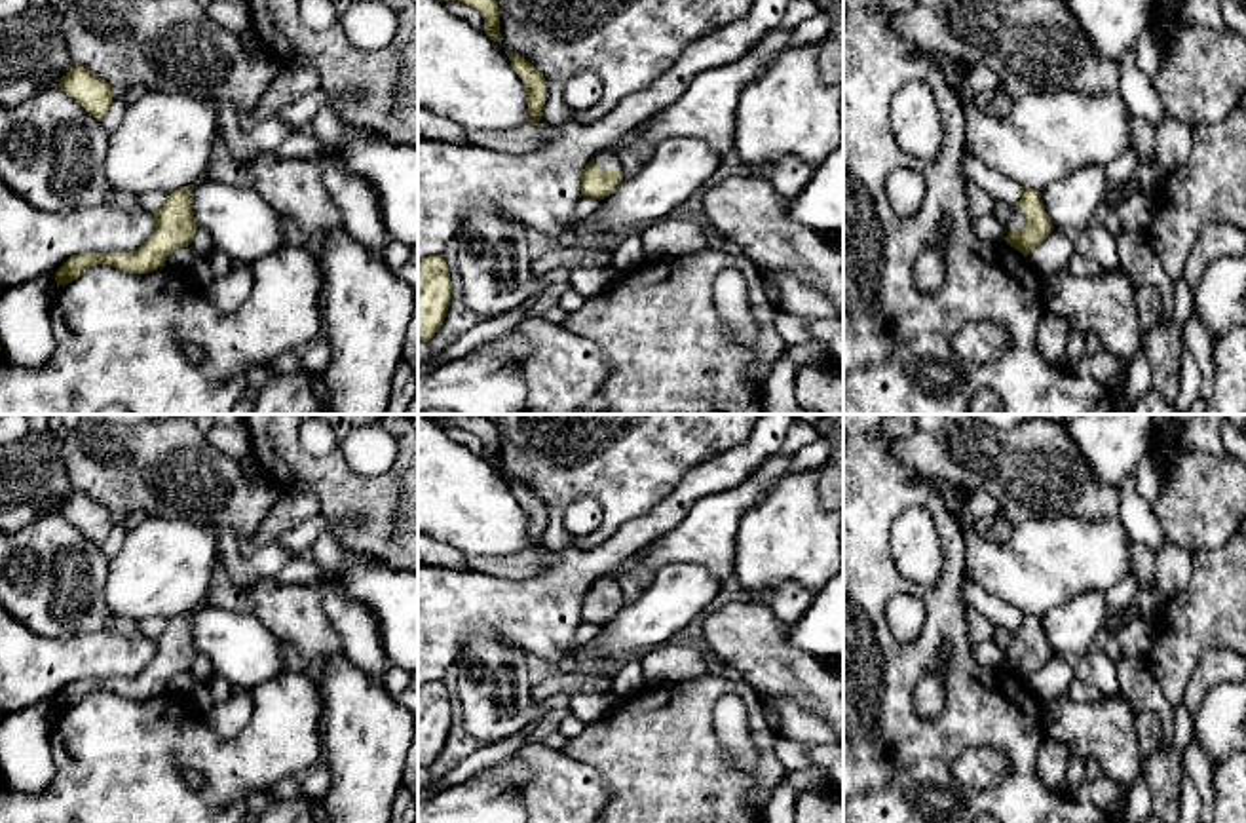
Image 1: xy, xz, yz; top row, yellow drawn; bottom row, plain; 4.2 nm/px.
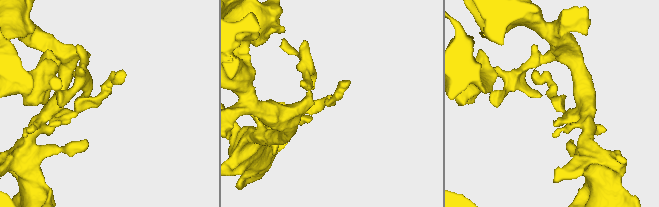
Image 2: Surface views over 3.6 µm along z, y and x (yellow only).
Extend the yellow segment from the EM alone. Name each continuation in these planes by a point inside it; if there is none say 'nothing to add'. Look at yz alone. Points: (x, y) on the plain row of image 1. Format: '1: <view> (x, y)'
1: yz (1019, 647)

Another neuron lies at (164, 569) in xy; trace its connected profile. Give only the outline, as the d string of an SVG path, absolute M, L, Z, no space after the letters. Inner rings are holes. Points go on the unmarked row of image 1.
M148 517L110 559L104 601L114 616L175 618L205 604L218 536L205 523Z

